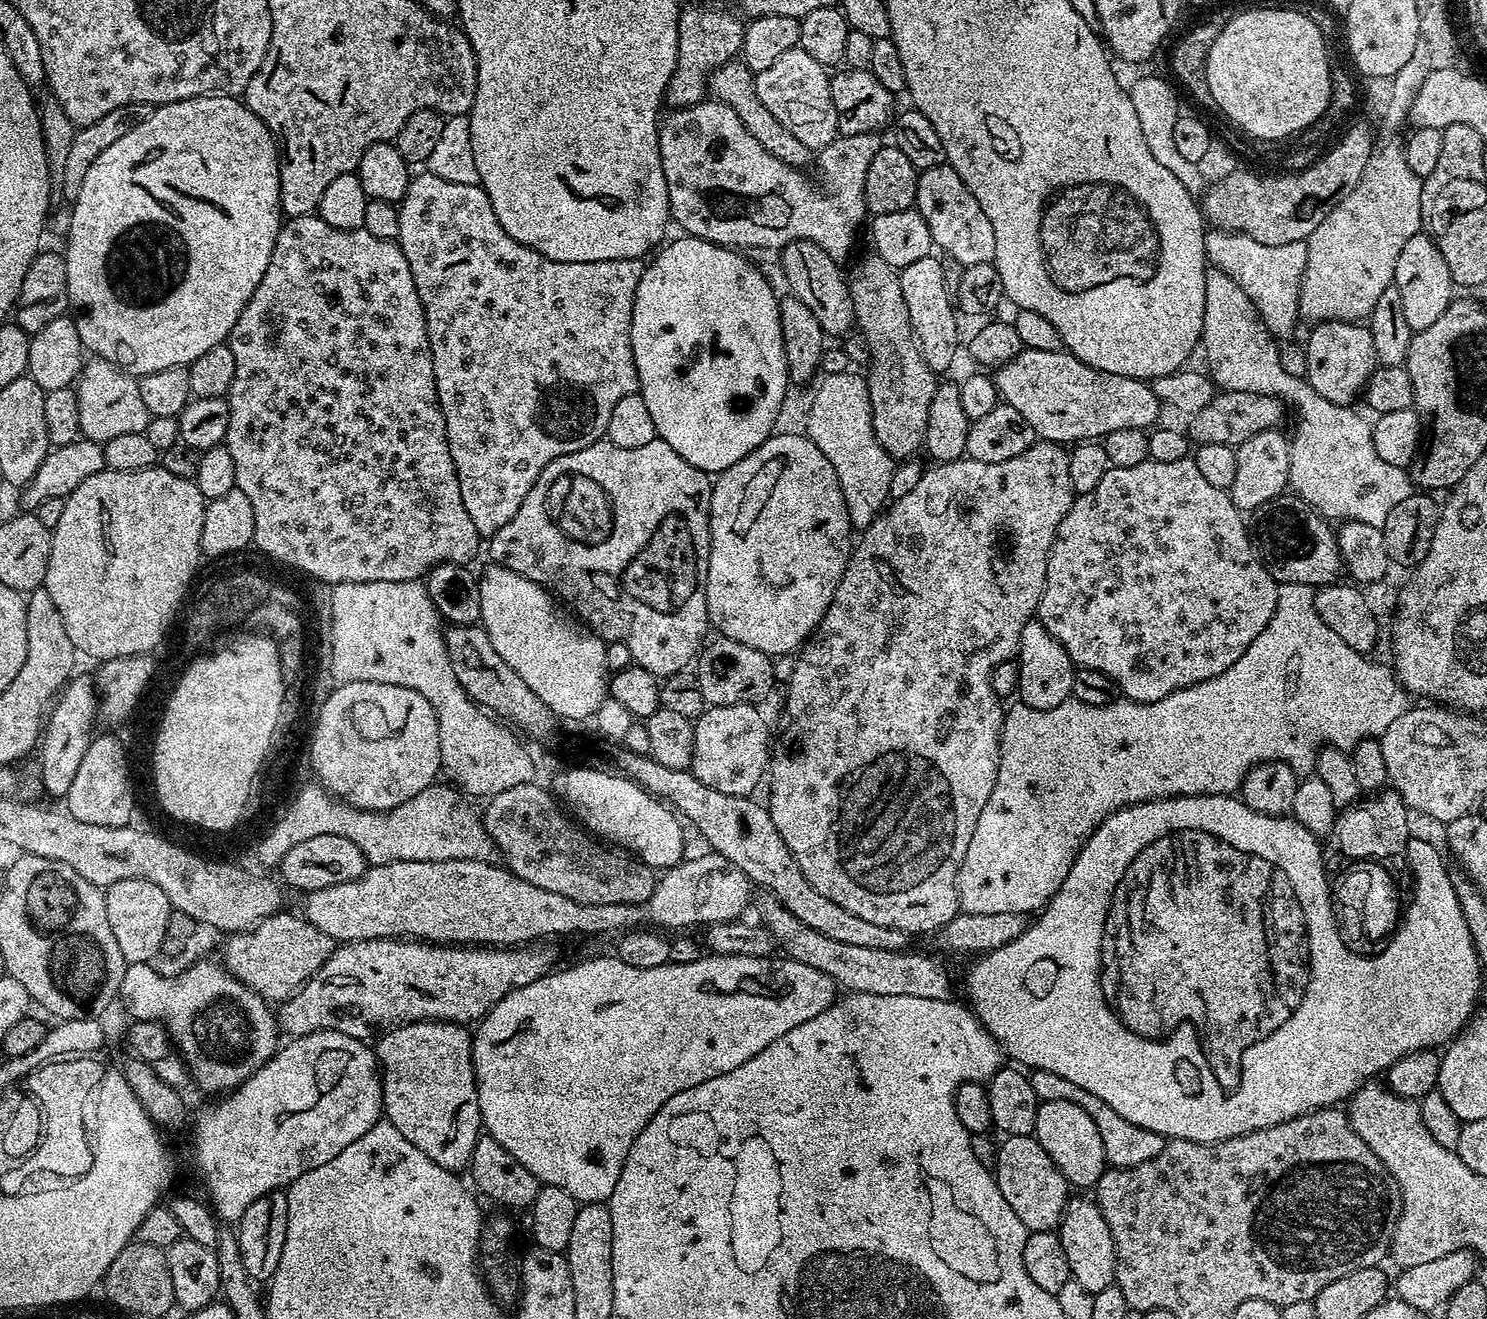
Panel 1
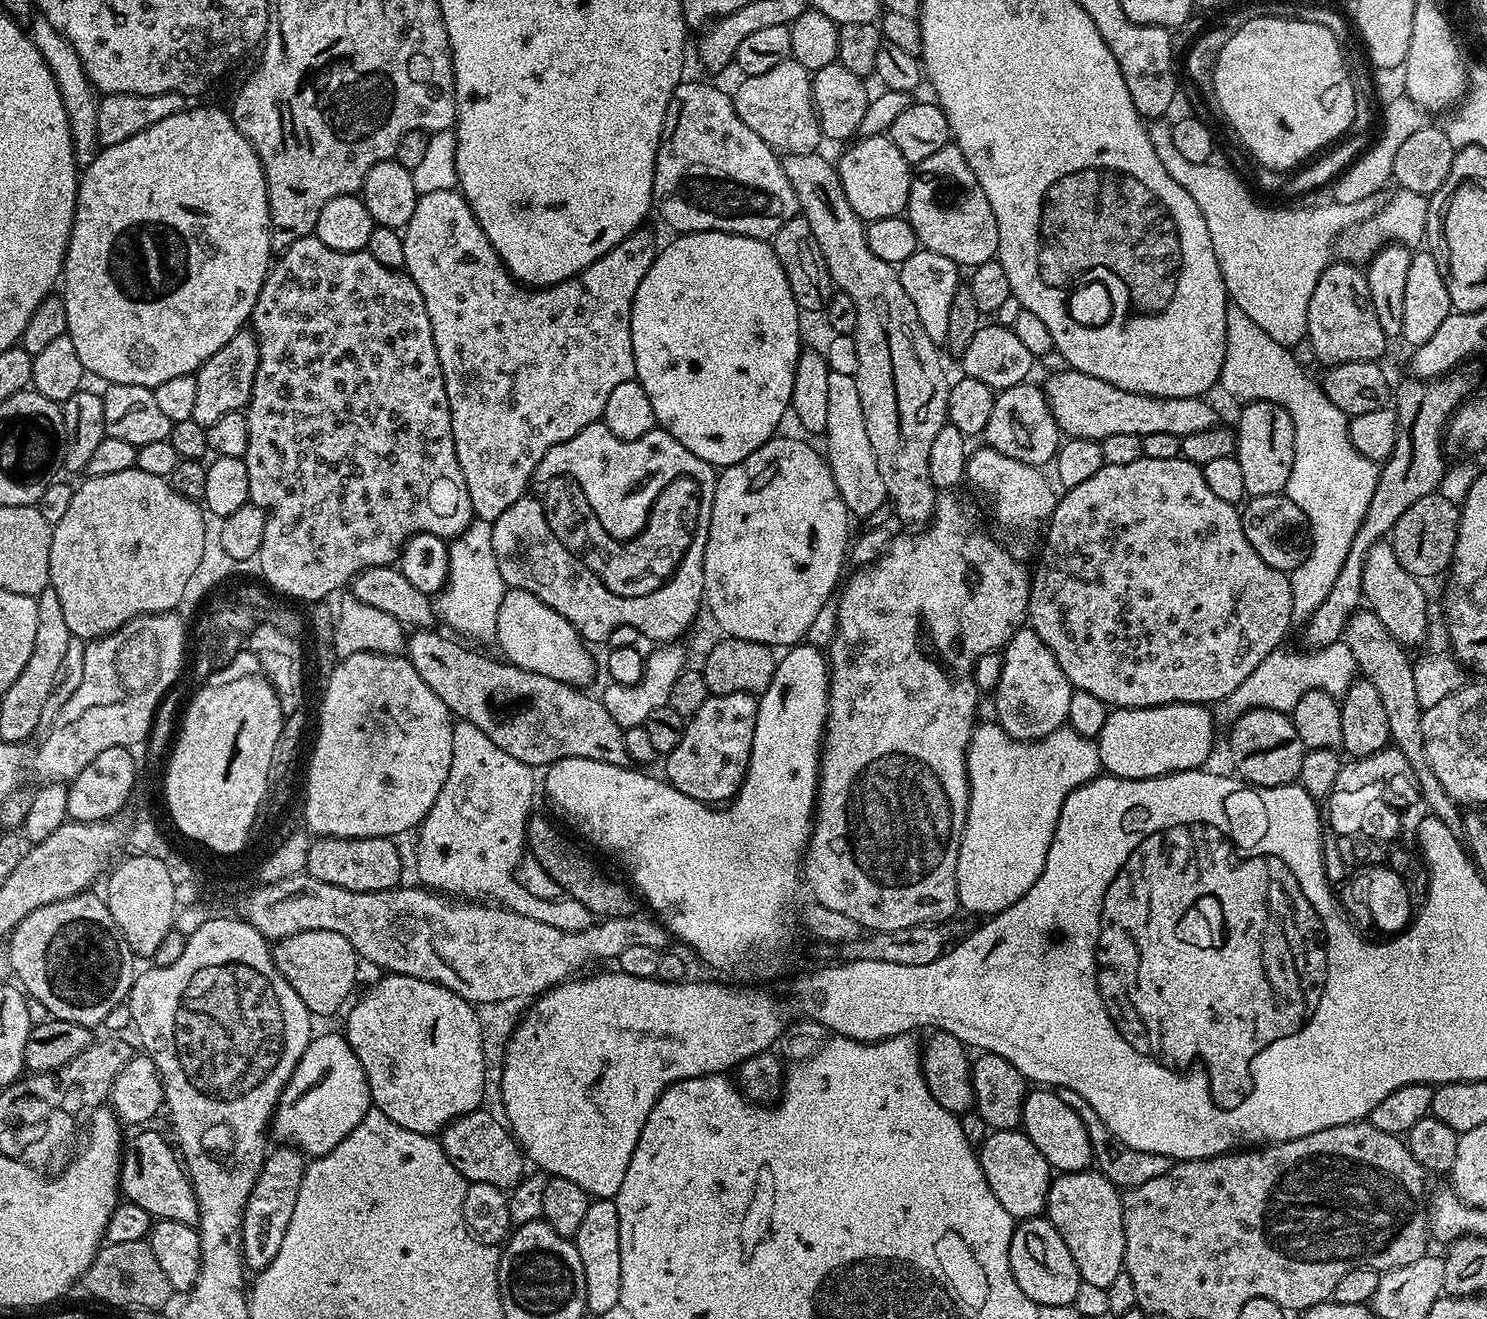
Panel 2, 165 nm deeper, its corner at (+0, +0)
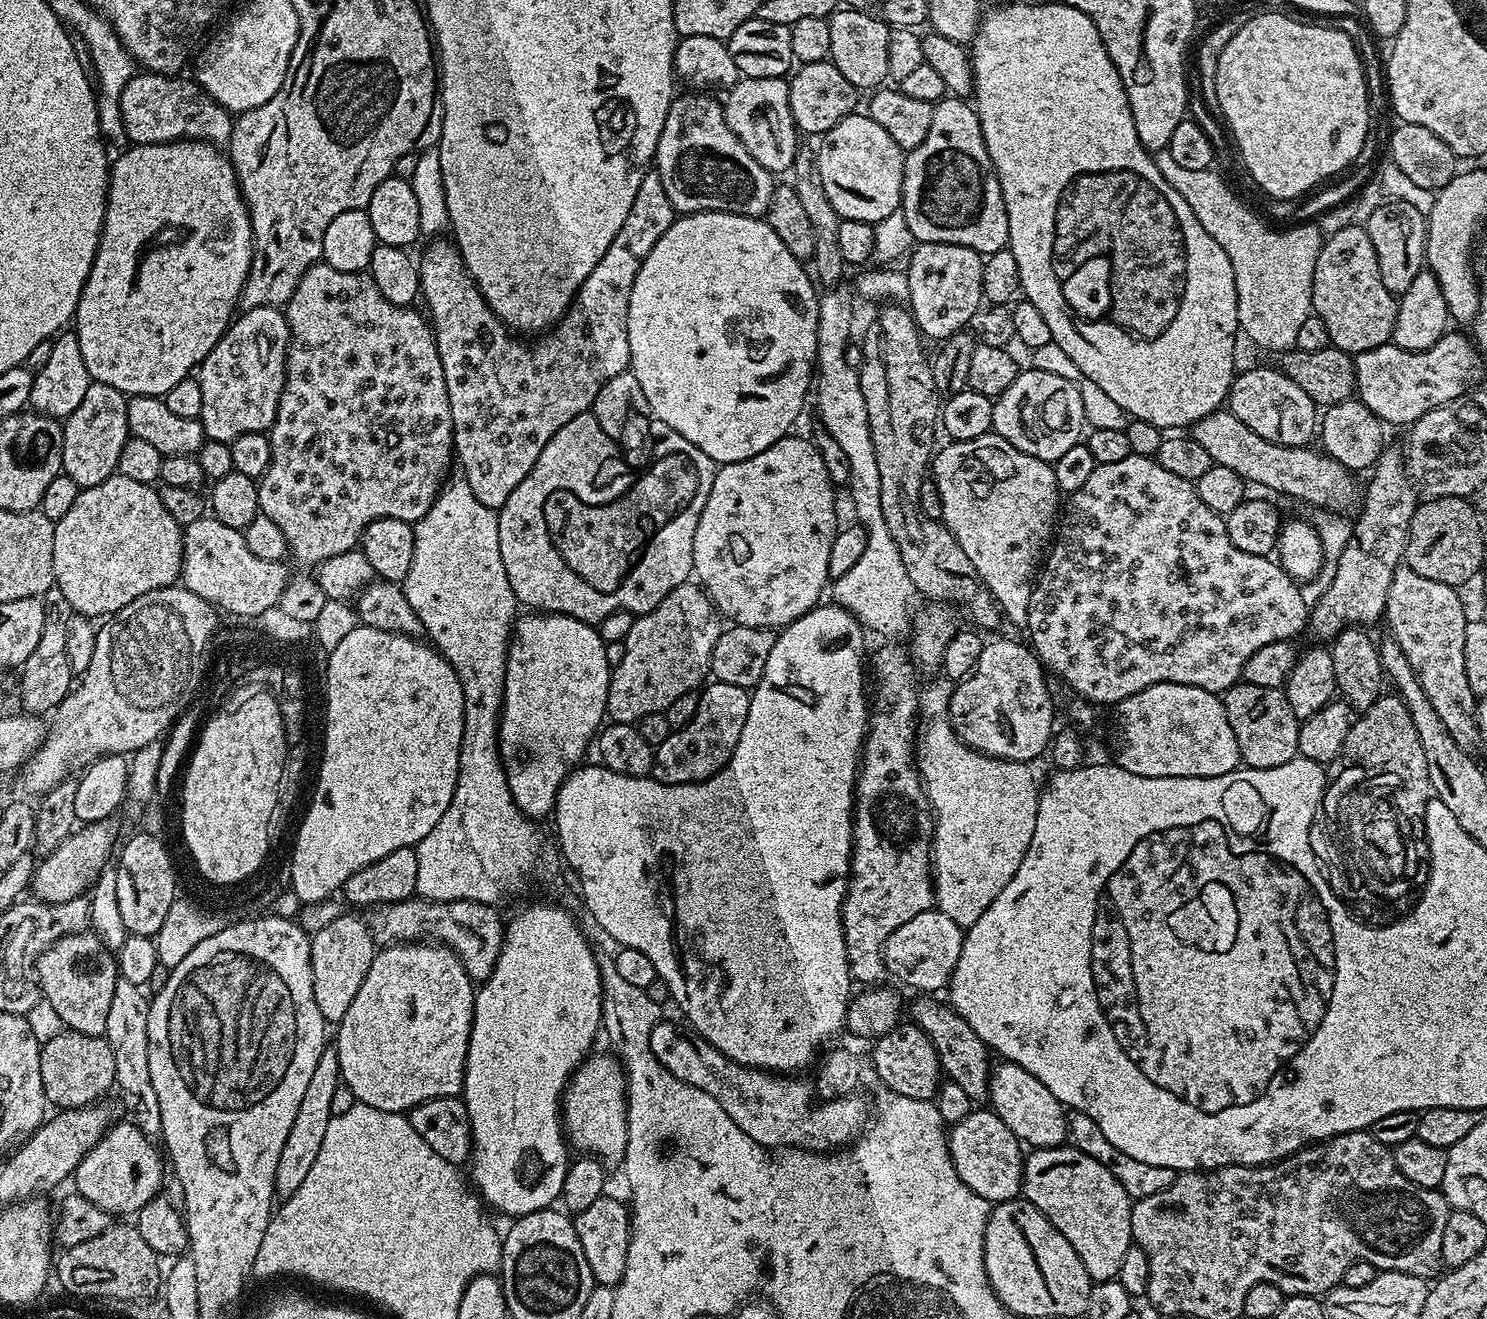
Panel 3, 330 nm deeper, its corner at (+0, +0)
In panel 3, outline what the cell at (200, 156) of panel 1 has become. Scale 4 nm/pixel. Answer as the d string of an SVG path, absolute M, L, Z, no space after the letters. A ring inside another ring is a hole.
M176 141L173 144L132 144L125 147L121 152L124 153L117 160L115 157L110 164L110 171L108 173L108 202L106 214L104 215L104 226L100 231L100 245L96 251L94 266L90 270L86 280L86 286L78 298L78 306L76 307L74 317L74 331L78 338L78 346L82 346L82 359L86 361L86 370L92 375L95 383L114 386L114 390L124 393L129 398L133 396L158 396L162 398L173 386L178 386L178 382L189 379L193 375L194 370L199 369L200 363L206 358L206 354L210 354L210 350L214 350L214 346L224 336L228 325L232 323L237 315L240 295L252 265L252 223L248 217L248 207L244 205L244 196L240 193L240 181L236 179L236 171L232 168L232 162L217 145L206 144L203 141Z

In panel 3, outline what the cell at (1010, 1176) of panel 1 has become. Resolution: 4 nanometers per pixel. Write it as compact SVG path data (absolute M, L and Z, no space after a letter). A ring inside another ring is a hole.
M973 1110L970 1115L951 1125L949 1148L958 1178L974 1194L986 1198L993 1205L1017 1199L1024 1186L1025 1149L1022 1141L991 1110ZM1021 1148L1021 1149L1020 1149Z

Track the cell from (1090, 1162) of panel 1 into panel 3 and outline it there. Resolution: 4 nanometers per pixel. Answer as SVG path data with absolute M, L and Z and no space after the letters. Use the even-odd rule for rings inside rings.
M1000 1062L992 1069L992 1076L988 1080L988 1100L991 1111L996 1113L1006 1126L1029 1149L1034 1148L1059 1148L1068 1140L1068 1118L1064 1105L1034 1078L1022 1066Z

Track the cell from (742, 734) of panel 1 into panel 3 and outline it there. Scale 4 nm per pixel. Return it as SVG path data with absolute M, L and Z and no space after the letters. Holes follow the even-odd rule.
M721 680L710 684L699 693L700 701L698 710L694 710L694 718L690 718L686 726L673 730L666 742L655 745L651 779L663 784L696 784L710 779L728 765L738 746L738 738L742 738L742 726L746 726L750 692L742 686L730 686L730 682Z

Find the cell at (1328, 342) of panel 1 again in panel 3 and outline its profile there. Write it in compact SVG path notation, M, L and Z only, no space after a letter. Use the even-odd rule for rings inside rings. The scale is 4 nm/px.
M1346 226L1321 243L1318 262L1314 266L1312 310L1314 316L1325 324L1331 347L1355 354L1389 343L1396 325L1397 303L1397 297L1382 286L1382 274L1378 274L1378 254L1374 254L1374 242L1370 242L1367 227Z

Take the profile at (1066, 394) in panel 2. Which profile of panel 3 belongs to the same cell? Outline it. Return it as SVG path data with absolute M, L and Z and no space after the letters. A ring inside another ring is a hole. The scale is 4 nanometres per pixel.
M1227 410L1206 414L1206 418L1191 425L1190 434L1201 446L1206 446L1213 464L1221 464L1234 470L1234 474L1241 476L1249 485L1257 484L1258 487L1269 488L1272 492L1285 492L1296 500L1320 504L1316 506L1324 510L1348 510L1344 508L1357 507L1357 477L1338 462L1334 462L1334 458L1321 454L1315 447L1287 448L1270 442L1262 438L1262 434L1254 434L1254 430L1246 426L1246 422L1238 422L1236 415Z

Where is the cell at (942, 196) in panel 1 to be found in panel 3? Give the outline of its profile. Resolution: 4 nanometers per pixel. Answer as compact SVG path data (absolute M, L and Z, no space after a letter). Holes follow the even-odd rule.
M951 94L936 101L930 118L930 134L904 158L902 211L913 241L970 246L988 257L1008 247L1008 219L1002 190L996 177L975 107Z

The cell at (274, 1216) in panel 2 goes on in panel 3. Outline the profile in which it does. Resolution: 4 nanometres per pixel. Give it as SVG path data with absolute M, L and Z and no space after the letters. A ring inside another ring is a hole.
M325 1047L324 1053L318 1058L318 1066L314 1066L314 1074L302 1094L302 1102L298 1106L298 1114L294 1114L294 1126L290 1126L290 1134L286 1134L286 1142L282 1145L282 1154L278 1158L278 1170L274 1170L276 1196L287 1198L302 1186L306 1174L318 1159L318 1150L322 1146L322 1138L326 1138L326 1126L330 1126L334 1115L332 1103L334 1094L342 1086L340 1063L335 1047Z

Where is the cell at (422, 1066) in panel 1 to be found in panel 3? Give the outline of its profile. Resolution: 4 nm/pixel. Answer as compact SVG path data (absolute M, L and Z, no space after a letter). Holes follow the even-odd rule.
M409 942L406 944L389 944L377 951L375 958L370 962L370 970L366 970L366 982L362 982L358 994L354 994L354 1002L350 1002L350 1010L346 1010L344 1017L338 1021L340 1028L336 1032L334 1047L340 1063L340 1078L343 1087L352 1091L353 1097L366 1106L374 1106L378 1110L407 1114L413 1108L424 1104L434 1098L447 1096L460 1096L464 1091L464 1067L466 1054L470 1042L472 1029L472 1011L476 1001L476 988L474 981L466 974L462 962L452 953L452 949L445 948L443 944L435 942Z

